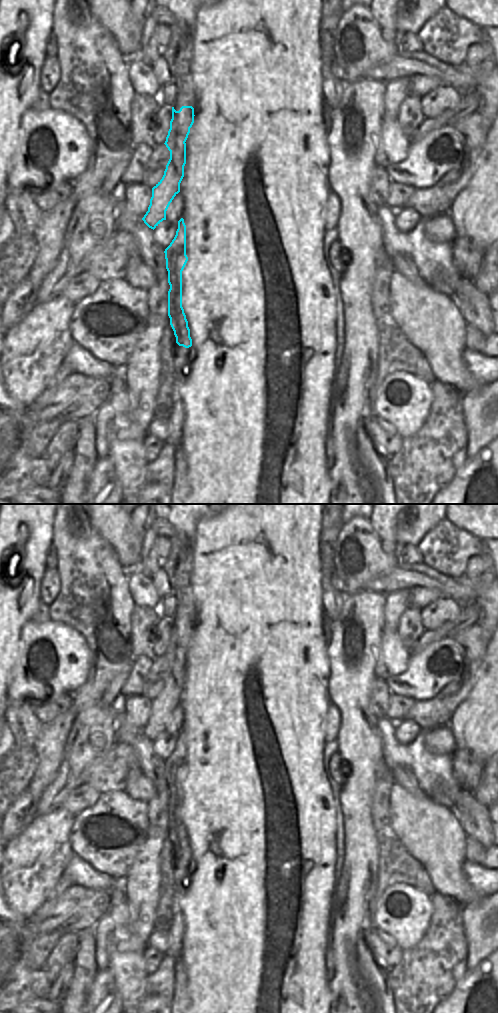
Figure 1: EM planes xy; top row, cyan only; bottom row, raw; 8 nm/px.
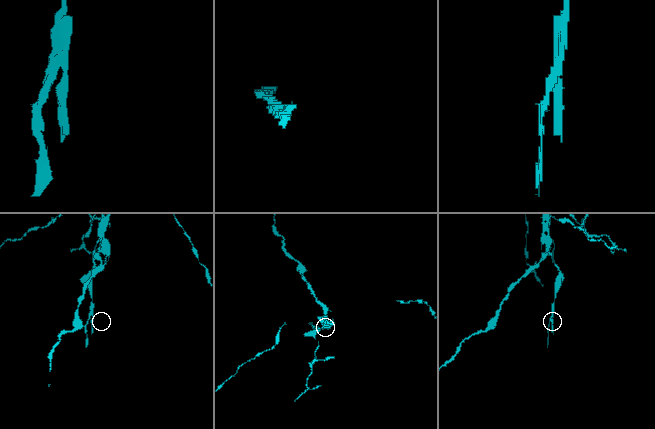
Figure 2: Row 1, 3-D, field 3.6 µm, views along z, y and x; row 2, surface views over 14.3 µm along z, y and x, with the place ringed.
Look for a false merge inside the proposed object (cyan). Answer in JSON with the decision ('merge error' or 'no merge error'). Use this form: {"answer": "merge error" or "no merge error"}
{"answer": "merge error"}

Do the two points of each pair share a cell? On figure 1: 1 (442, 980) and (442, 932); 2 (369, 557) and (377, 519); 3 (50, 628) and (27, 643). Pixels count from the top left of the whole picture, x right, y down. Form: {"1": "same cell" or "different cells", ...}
{"1": "same cell", "2": "different cells", "3": "same cell"}

